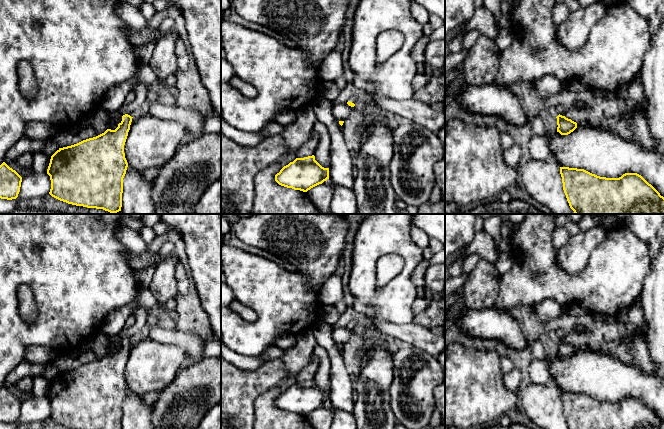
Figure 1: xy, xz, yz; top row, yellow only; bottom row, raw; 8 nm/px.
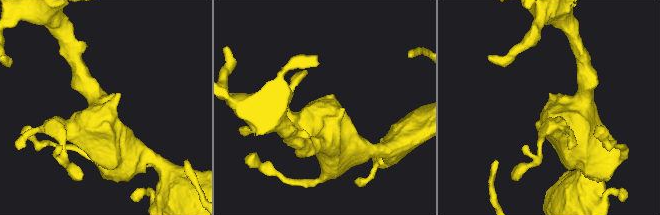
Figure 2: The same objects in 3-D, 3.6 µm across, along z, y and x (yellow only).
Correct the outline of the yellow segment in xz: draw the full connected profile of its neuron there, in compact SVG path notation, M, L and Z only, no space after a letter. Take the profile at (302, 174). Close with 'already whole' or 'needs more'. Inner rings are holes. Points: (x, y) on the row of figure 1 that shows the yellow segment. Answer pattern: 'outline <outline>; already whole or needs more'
outline M315 156L296 158L275 175L275 181L284 187L307 192L329 179L329 168L322 167Z; already whole

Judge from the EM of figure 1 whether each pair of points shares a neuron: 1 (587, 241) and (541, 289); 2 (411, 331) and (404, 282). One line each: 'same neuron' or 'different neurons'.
1: different neurons
2: different neurons

